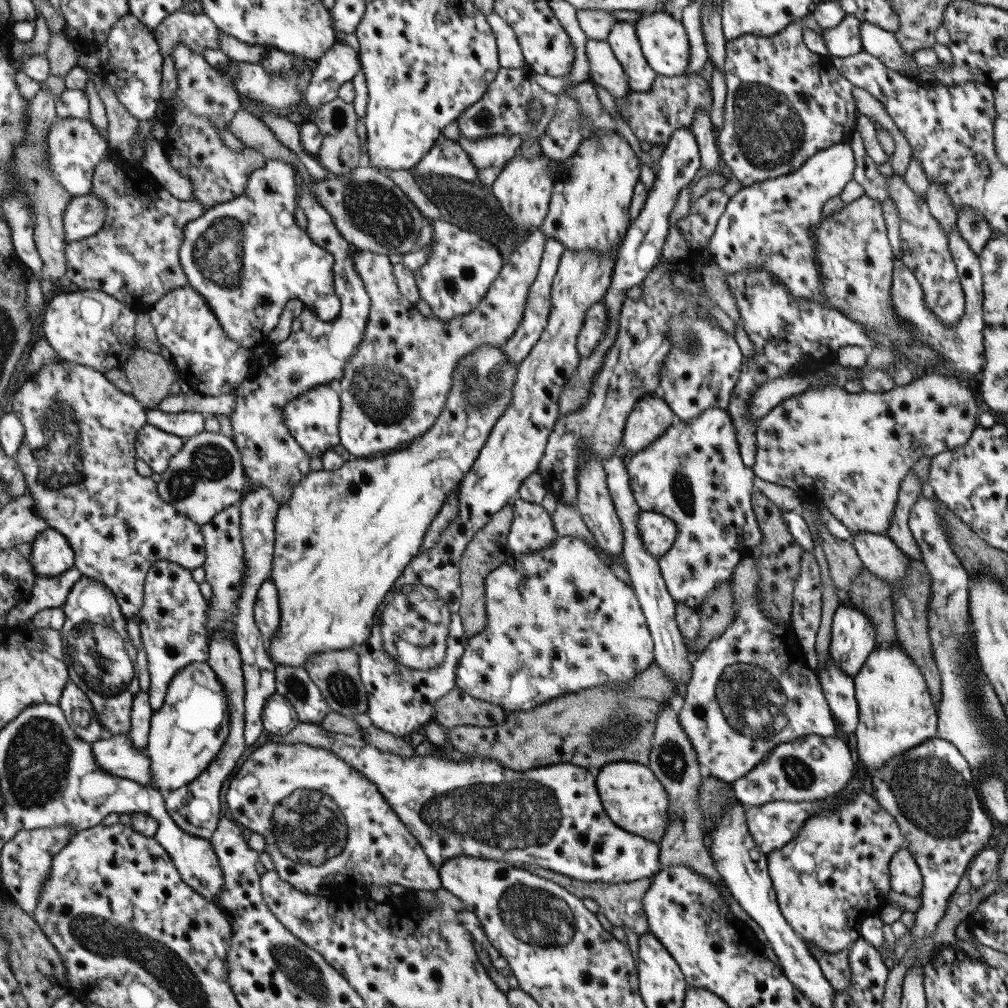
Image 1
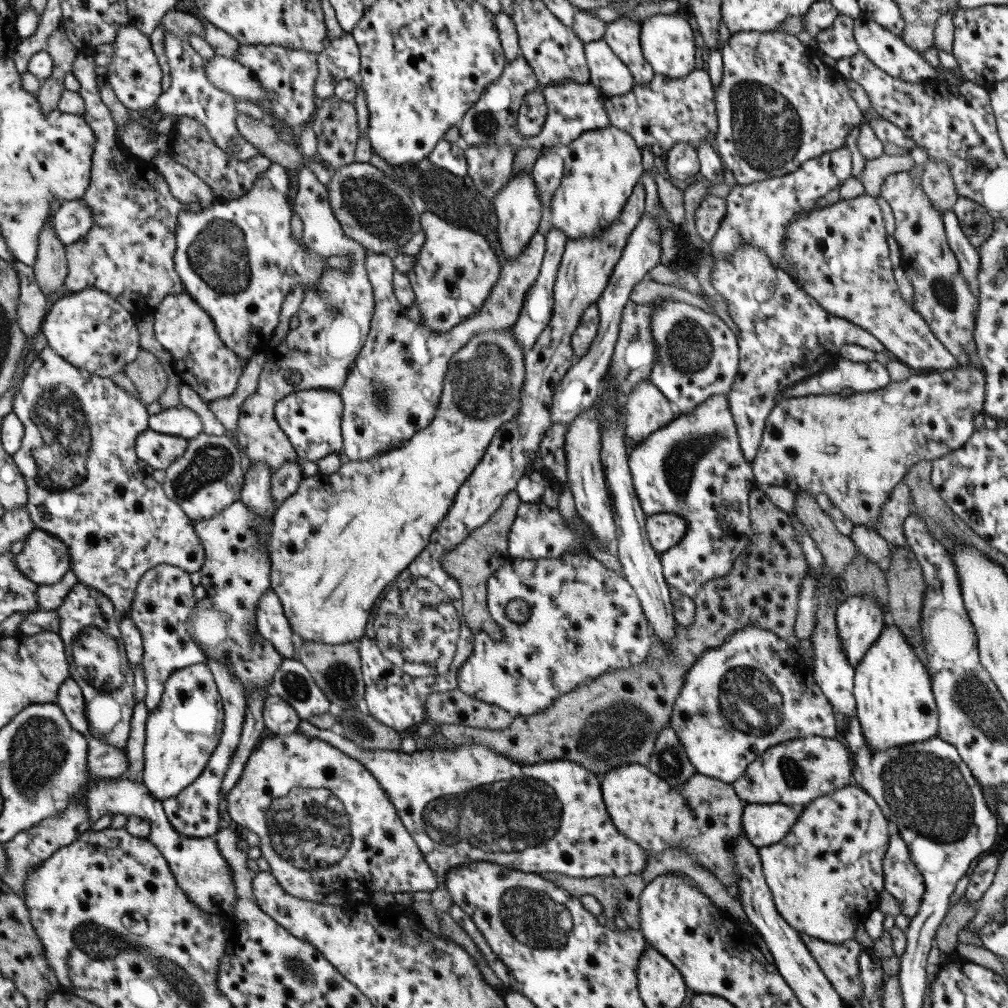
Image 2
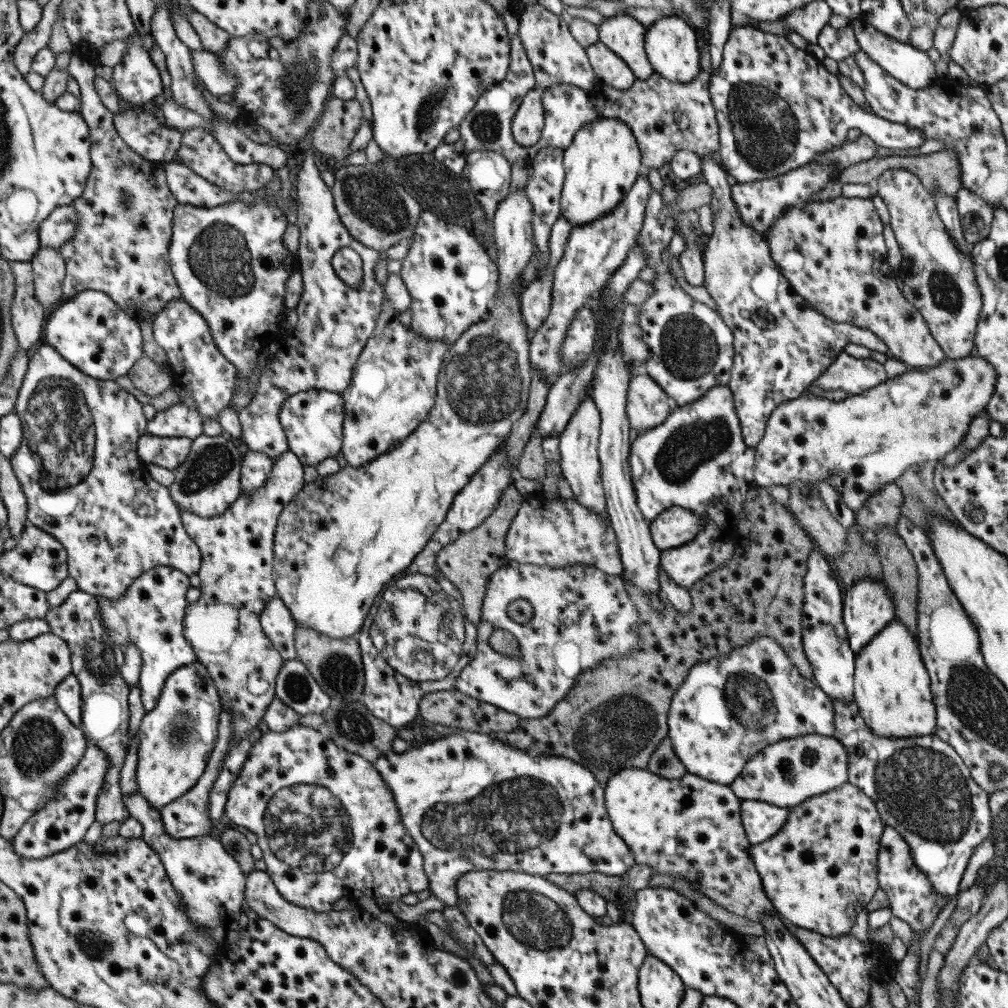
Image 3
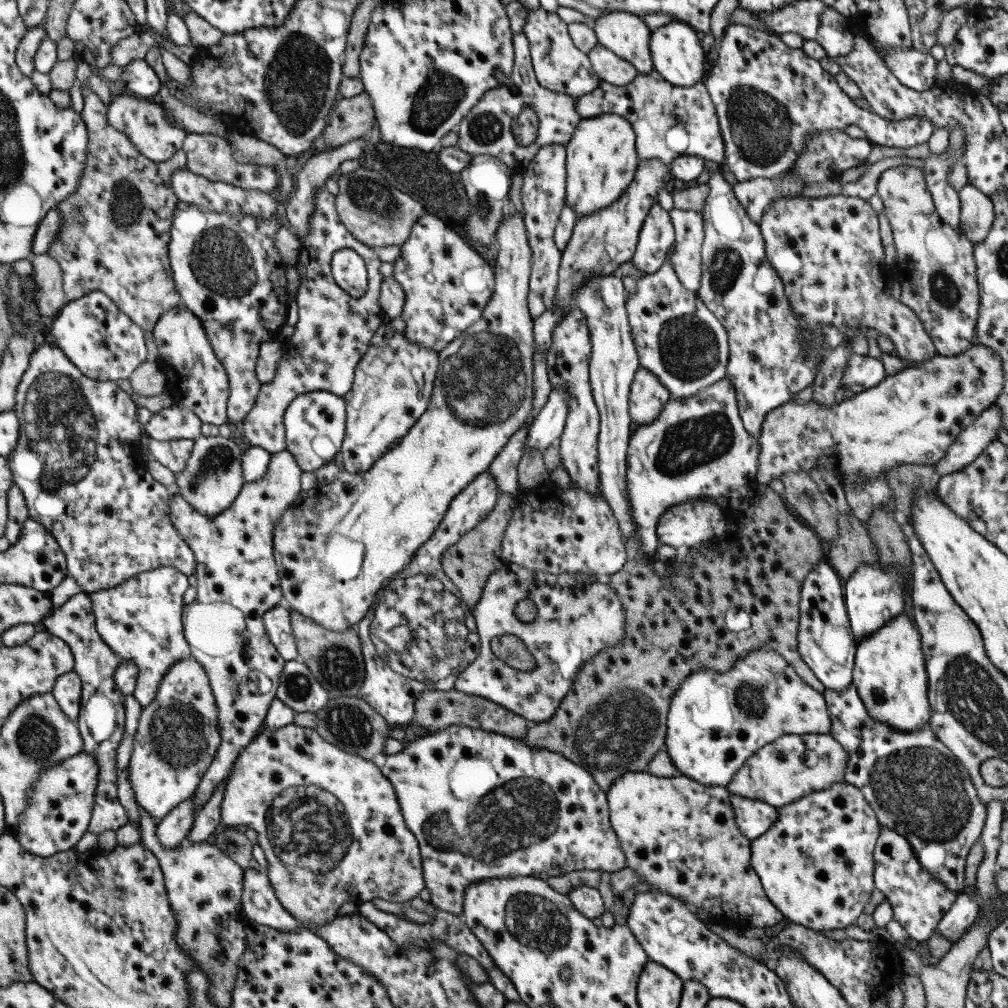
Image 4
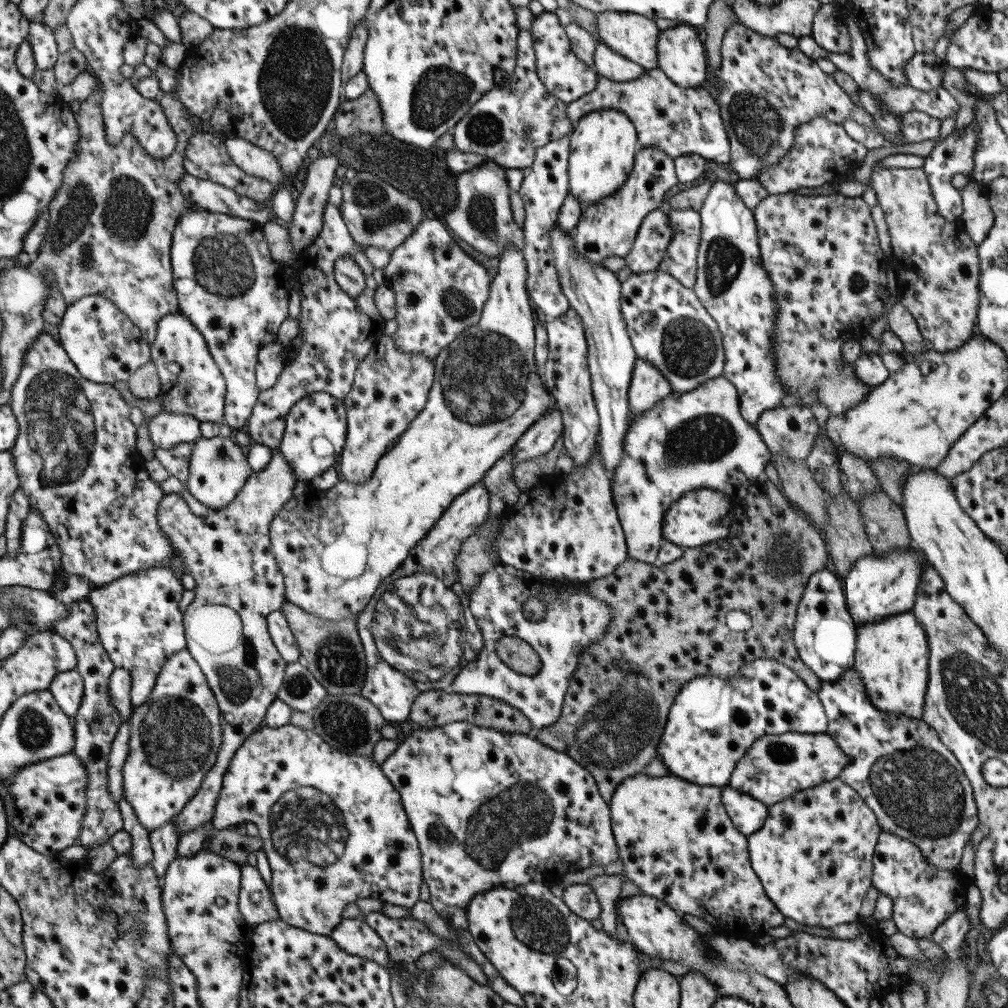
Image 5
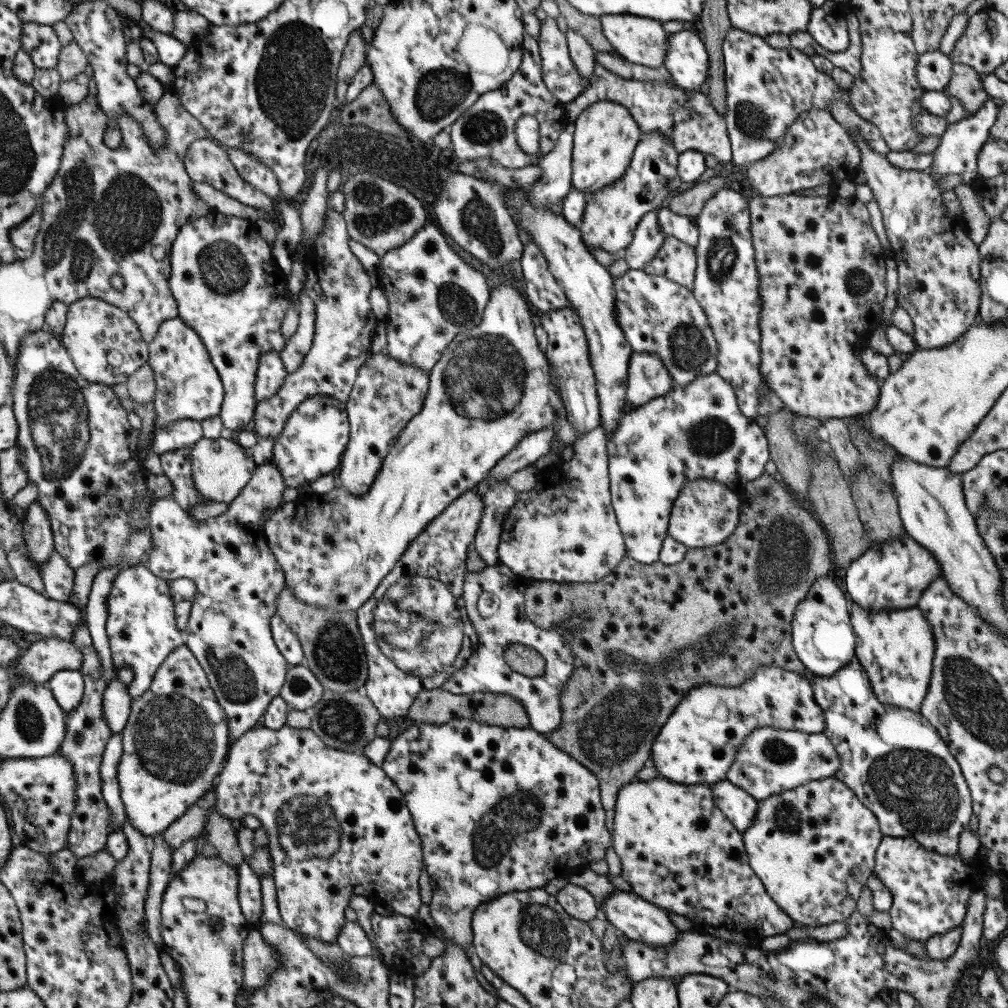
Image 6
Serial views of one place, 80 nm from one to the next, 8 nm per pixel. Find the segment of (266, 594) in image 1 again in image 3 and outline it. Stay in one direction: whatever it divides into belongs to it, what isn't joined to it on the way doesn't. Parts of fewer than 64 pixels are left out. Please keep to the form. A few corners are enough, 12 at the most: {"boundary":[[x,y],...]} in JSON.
{"boundary":[[279,597],[259,625],[284,661],[297,658],[295,623]]}

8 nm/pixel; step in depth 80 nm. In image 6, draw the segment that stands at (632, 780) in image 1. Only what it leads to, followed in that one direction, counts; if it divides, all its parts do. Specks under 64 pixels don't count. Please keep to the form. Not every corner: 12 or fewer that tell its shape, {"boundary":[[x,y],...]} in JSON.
{"boundary":[[707,785],[616,794],[630,892],[759,949],[793,921]]}

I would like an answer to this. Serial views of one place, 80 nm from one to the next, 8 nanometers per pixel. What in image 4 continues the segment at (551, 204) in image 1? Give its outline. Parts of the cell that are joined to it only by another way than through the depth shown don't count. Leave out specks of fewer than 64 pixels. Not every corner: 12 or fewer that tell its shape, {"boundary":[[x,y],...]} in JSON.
{"boundary":[[581,119],[564,148],[578,218],[618,199],[639,160],[630,122]]}

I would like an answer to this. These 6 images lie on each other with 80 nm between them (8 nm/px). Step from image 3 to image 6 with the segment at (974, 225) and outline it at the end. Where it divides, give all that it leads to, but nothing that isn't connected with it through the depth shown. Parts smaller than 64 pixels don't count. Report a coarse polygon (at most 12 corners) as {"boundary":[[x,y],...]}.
{"boundary":[[968,183],[952,188],[968,237],[978,245],[989,223]]}

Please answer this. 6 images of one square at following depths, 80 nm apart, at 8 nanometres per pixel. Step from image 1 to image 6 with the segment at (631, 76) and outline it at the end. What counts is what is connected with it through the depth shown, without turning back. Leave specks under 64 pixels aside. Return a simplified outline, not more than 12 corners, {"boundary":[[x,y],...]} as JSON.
{"boundary":[[625,14],[599,18],[624,60],[662,67],[667,34],[659,21]]}

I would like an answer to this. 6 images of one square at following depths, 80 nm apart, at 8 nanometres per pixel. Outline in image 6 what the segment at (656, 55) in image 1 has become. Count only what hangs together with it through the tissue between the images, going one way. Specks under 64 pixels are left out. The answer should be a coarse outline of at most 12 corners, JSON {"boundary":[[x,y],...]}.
{"boundary":[[698,32],[667,35],[662,67],[677,87],[703,89],[708,54]]}

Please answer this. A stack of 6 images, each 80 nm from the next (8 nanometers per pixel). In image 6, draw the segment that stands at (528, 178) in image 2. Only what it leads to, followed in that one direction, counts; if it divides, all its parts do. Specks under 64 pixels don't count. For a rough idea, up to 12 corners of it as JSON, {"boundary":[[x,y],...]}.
{"boundary":[[514,272],[428,372],[367,492],[263,523],[355,612],[522,438],[566,420]]}

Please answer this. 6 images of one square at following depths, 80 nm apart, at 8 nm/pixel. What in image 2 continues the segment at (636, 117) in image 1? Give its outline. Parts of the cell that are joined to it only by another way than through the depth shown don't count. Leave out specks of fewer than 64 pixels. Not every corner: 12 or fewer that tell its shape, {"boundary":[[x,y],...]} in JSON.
{"boundary":[[705,70],[601,94],[609,122],[665,156],[716,134]]}

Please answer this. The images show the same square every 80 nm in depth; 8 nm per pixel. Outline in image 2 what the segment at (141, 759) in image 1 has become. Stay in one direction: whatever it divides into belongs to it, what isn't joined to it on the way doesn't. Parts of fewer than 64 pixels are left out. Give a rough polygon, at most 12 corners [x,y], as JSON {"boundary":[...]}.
{"boundary":[[92,737],[86,745],[88,784],[126,772],[124,750]]}

